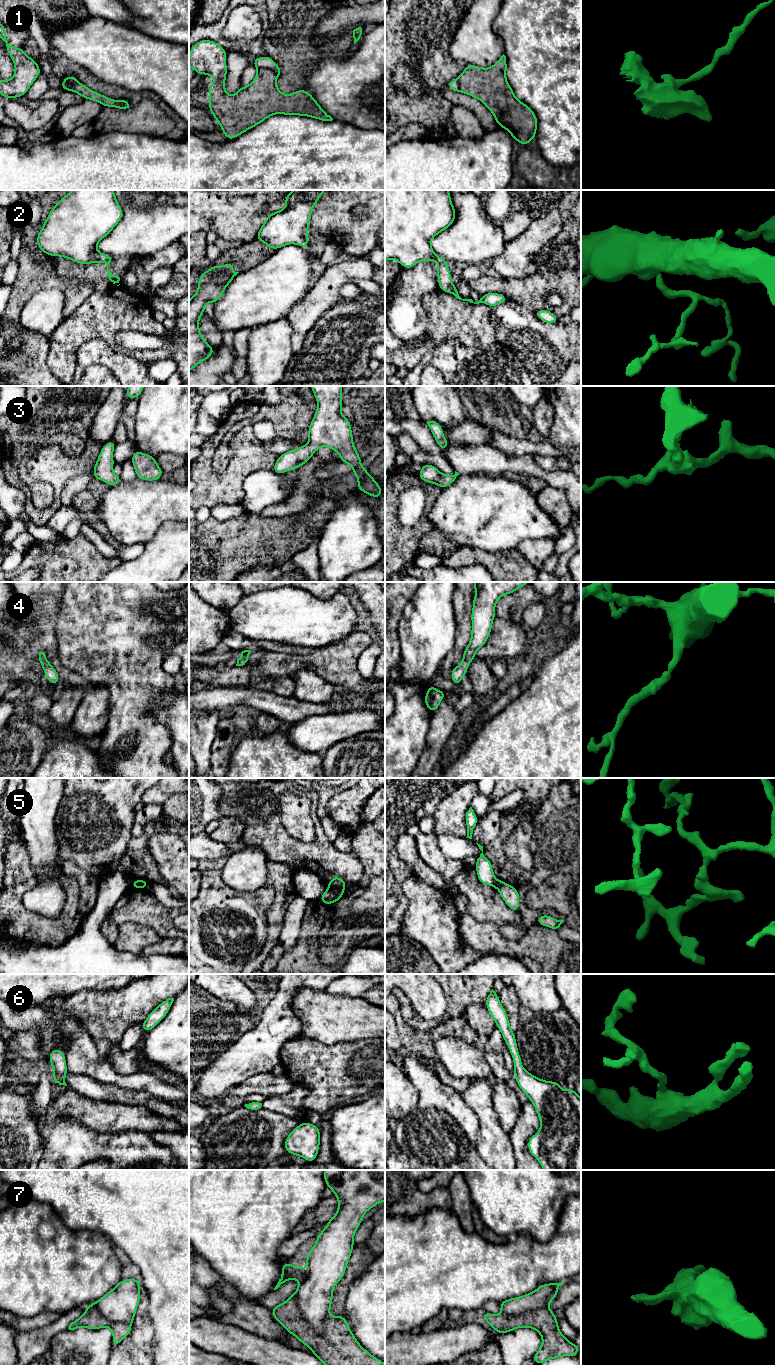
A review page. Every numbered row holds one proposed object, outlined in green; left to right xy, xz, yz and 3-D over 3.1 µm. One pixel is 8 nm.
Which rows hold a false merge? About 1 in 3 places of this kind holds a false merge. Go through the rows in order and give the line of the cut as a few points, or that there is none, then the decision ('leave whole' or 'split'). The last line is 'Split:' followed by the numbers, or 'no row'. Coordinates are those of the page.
1: cut xz (258, 68), (270, 68), (278, 75); split
2: cut none; leave whole
3: cut none; leave whole
4: cut none; leave whole
5: cut xz (328, 886), (343, 890); split
6: cut none; leave whole
7: cut xz (295, 1292), (301, 1317), (317, 1334), (322, 1336); split
Split: 1, 5, 7

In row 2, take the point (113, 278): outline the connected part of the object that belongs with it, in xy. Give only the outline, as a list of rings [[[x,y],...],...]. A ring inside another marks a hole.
[[[72,190],[50,210],[36,240],[49,256],[60,256],[87,265],[105,263],[109,280],[119,283],[108,265],[111,257],[97,251],[97,244],[119,223],[123,210],[114,190]]]

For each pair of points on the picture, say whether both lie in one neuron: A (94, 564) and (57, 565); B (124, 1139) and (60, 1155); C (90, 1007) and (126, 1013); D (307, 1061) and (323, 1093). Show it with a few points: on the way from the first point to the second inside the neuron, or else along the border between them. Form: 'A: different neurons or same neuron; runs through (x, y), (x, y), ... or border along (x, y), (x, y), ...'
A: same neuron; runs through (85, 564), (66, 564)
B: same neuron; runs through (108, 1146), (76, 1146)
C: same neuron; runs through (99, 1013), (117, 1013)
D: same neuron; runs through (315, 1069), (323, 1077), (323, 1085)

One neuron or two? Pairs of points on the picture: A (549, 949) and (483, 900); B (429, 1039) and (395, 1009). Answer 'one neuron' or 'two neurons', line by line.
A: two neurons
B: one neuron

